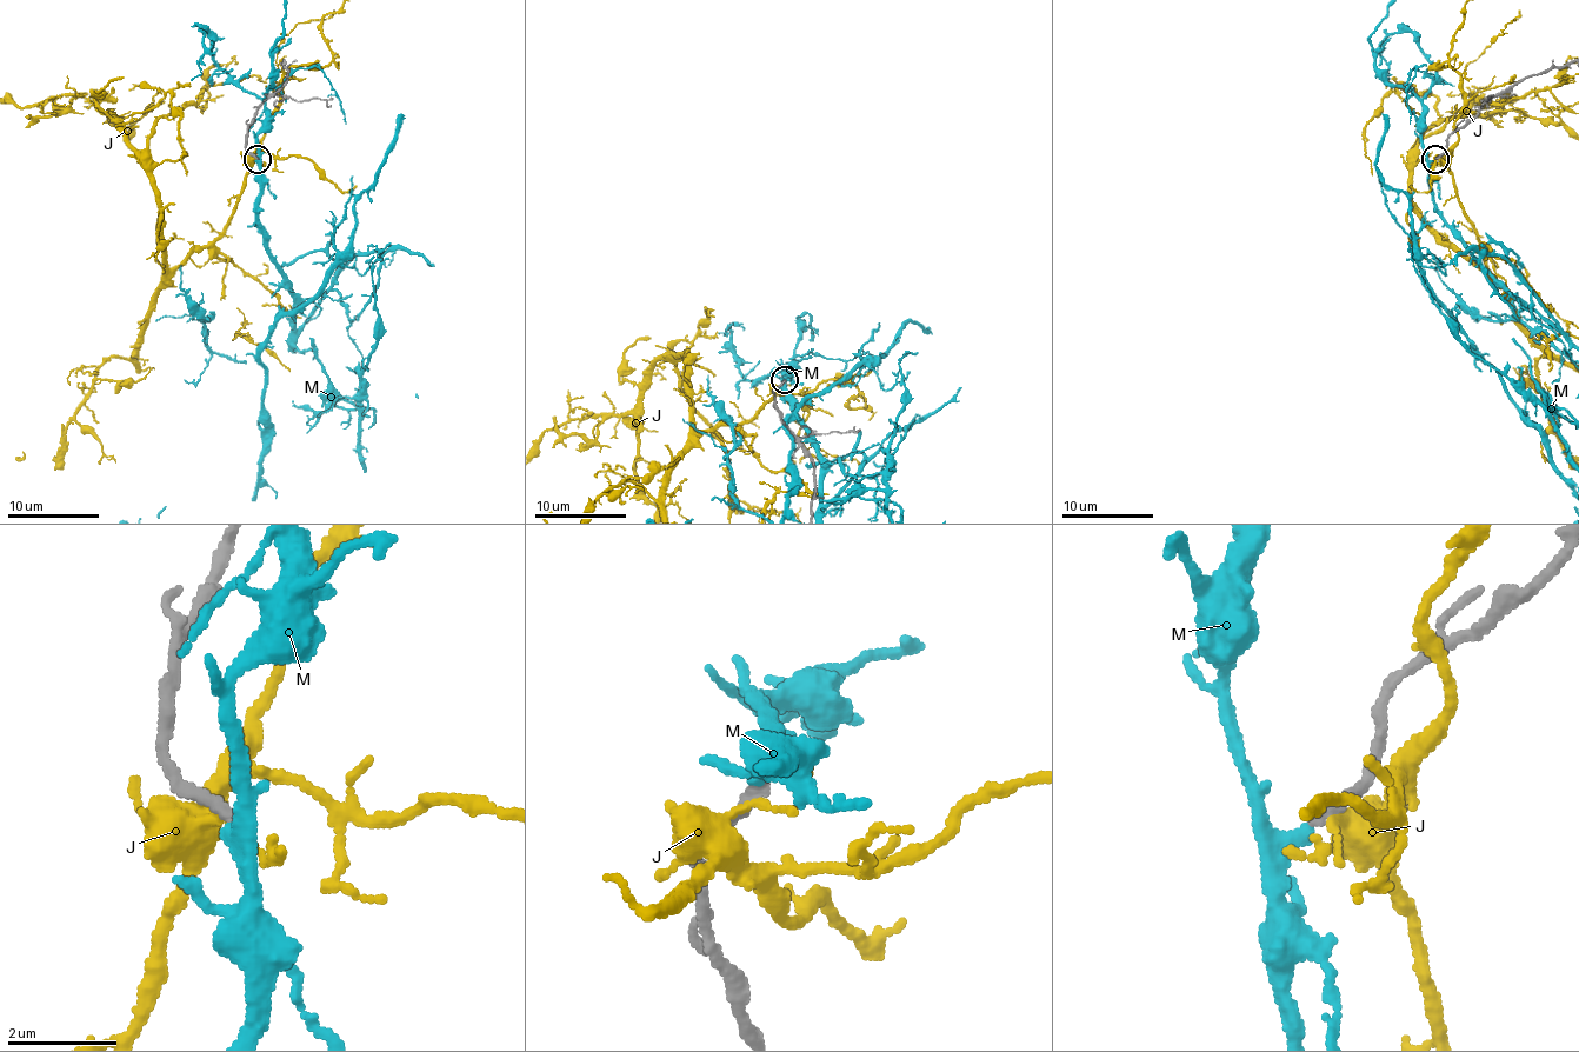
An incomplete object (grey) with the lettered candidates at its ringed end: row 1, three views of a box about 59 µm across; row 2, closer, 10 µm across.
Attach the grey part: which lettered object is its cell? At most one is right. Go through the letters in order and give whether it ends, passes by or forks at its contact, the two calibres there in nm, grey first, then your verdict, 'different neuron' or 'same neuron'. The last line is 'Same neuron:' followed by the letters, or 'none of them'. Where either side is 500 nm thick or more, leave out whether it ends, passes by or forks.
J: it forks there; 280 nm thick on the grey side, 300 nm on the other; different neuron
M: it passes by; 240 nm thick on the grey side, 200 nm on the other; same neuron
Same neuron: M

